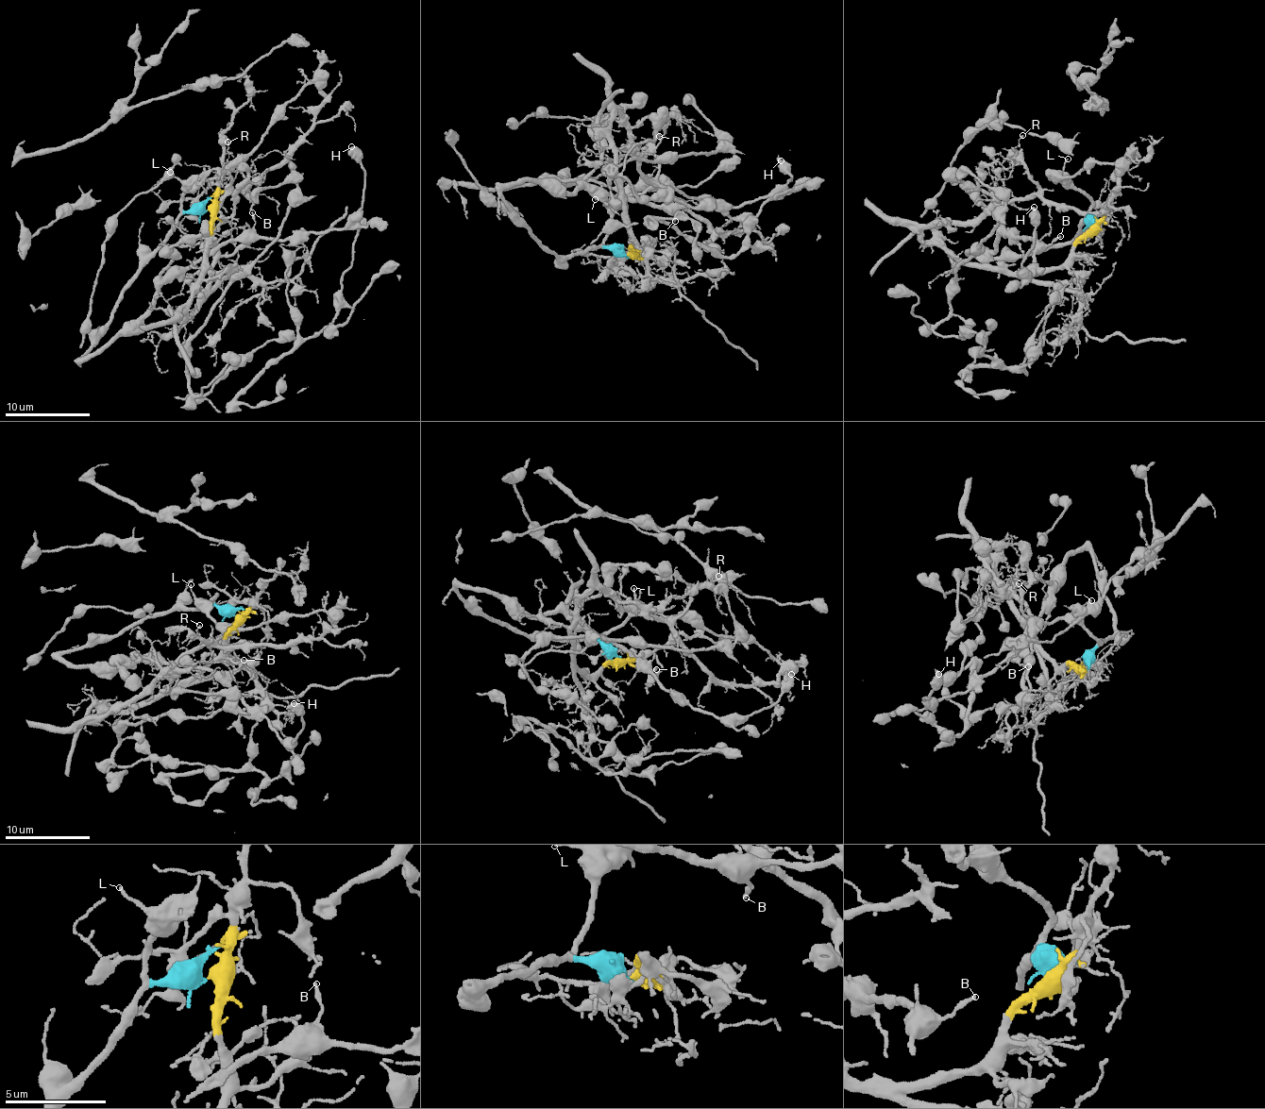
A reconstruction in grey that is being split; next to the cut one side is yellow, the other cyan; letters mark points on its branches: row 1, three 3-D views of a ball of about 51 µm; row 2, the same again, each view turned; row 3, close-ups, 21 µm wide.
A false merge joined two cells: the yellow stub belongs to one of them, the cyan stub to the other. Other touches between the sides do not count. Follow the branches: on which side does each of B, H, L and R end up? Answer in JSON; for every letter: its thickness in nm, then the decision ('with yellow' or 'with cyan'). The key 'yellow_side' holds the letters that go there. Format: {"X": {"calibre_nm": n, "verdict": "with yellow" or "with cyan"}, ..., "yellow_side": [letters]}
{"B": {"calibre_nm": 200, "verdict": "with cyan"}, "H": {"calibre_nm": 650, "verdict": "with cyan"}, "L": {"calibre_nm": 130, "verdict": "with cyan"}, "R": {"calibre_nm": 110, "verdict": "with yellow"}, "yellow_side": ["R"]}

